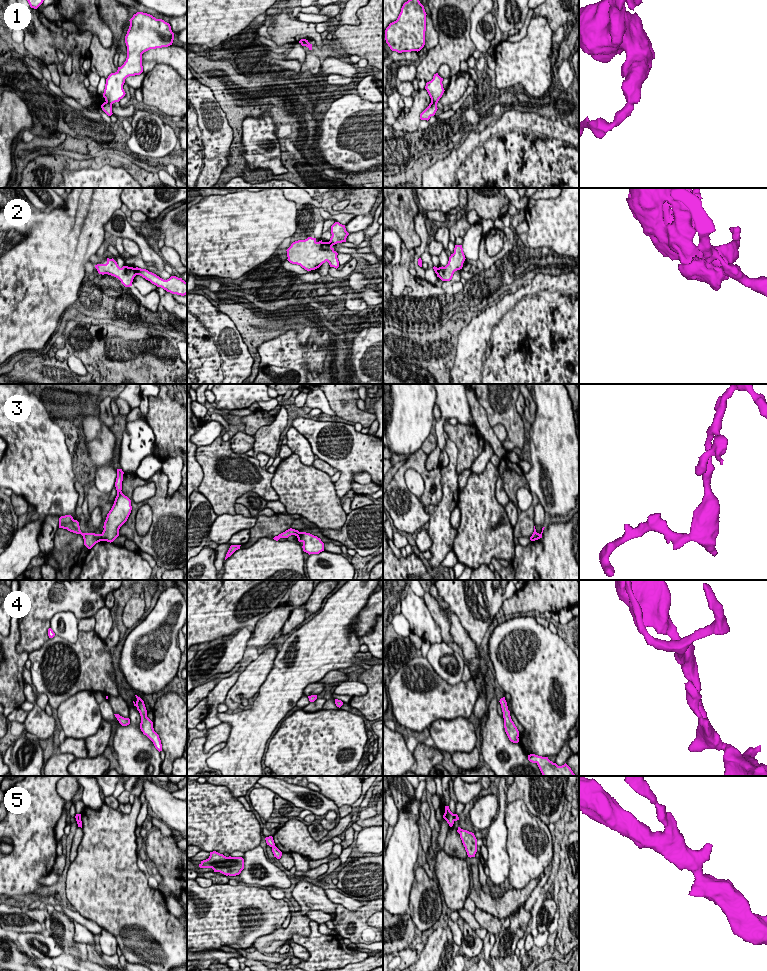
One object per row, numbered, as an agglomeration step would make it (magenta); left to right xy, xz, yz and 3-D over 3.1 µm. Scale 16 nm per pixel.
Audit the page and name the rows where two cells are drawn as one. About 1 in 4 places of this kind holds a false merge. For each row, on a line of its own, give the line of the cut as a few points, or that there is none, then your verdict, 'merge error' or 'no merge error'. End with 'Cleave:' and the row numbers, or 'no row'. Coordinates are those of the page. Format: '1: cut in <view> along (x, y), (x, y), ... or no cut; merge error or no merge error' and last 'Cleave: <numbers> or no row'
1: cut in xy along (106, 101), (111, 105); merge error
2: cut in xy along (134, 268), (137, 274); merge error
3: cut in xy along (100, 534), (103, 540); merge error
4: no cut; no merge error
5: cut in xz along (275, 846), (272, 847); merge error
Cleave: 1, 2, 3, 5

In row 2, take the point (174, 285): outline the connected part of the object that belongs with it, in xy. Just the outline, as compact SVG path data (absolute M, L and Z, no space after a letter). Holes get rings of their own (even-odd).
M136 267L135 270L137 275L142 276L152 284L156 285L157 287L163 288L167 292L181 296L187 294L187 282L185 282L182 278L171 276L169 279L164 280L146 269Z

